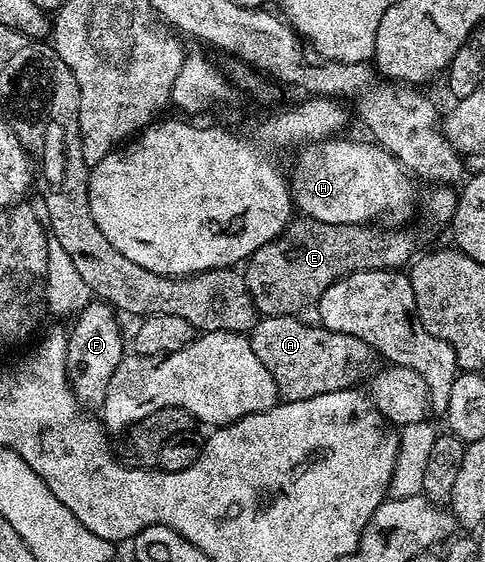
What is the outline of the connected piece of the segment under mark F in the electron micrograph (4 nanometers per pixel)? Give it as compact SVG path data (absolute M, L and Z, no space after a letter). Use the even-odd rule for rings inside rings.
M91 301L73 320L74 328L69 328L66 344L66 375L70 379L70 389L78 402L86 409L101 408L112 382L112 373L124 357L122 351L122 327L118 324L119 312L109 303Z

